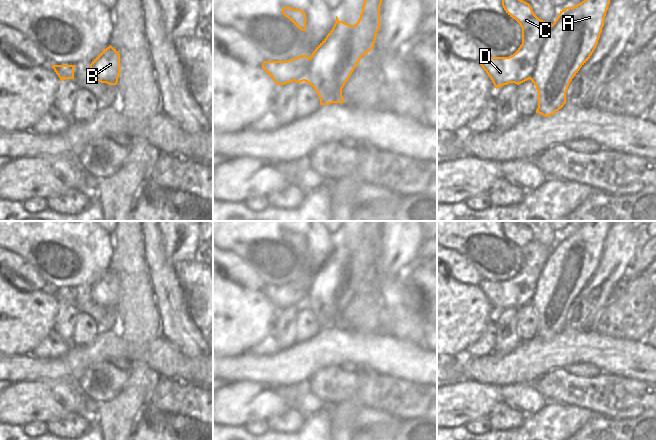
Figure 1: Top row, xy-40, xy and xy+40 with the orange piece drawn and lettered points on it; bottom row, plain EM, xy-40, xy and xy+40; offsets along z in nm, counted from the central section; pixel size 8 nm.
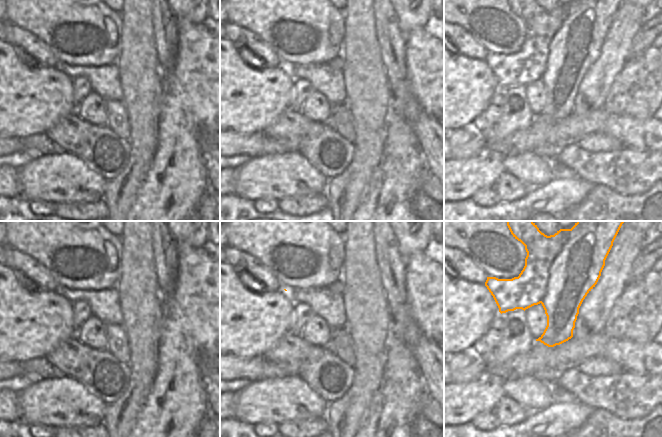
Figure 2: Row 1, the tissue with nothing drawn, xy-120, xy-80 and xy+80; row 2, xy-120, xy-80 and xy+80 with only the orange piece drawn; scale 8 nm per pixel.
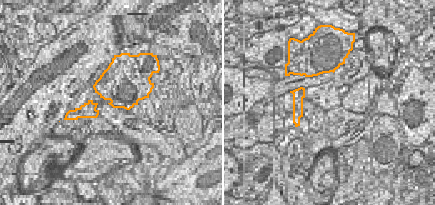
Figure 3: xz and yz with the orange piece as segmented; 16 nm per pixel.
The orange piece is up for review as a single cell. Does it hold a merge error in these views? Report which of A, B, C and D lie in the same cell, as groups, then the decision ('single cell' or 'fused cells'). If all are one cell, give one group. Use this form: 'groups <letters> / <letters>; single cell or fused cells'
groups A B / C D; fused cells

